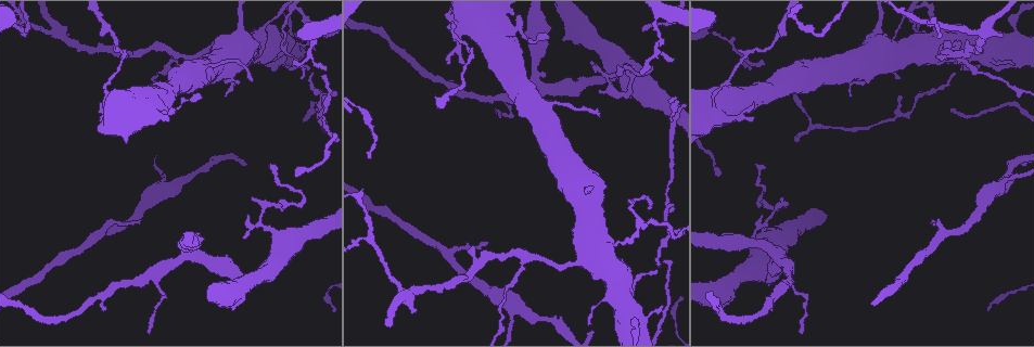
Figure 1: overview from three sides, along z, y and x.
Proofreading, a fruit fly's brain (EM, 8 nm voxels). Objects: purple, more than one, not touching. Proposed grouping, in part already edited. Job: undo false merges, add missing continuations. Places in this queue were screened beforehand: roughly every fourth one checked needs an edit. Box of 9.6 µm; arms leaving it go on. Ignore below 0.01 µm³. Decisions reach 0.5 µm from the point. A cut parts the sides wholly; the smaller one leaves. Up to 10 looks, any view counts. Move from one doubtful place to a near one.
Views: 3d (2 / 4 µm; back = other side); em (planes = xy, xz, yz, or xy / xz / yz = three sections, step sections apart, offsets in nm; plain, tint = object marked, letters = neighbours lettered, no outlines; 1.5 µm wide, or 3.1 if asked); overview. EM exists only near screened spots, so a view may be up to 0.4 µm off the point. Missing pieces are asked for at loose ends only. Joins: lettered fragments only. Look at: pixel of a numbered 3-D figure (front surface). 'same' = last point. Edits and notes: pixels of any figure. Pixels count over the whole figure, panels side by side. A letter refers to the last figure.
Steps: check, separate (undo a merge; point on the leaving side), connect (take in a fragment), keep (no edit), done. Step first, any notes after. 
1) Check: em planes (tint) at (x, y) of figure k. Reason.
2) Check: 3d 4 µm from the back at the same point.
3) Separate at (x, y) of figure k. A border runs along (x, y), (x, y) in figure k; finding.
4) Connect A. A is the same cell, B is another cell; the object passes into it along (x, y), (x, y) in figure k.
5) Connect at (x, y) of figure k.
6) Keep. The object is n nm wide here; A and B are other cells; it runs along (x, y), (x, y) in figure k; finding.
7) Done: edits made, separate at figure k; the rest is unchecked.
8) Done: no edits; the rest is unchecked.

Check: em planes (plain) at (471, 246) of figure 1. An open end.

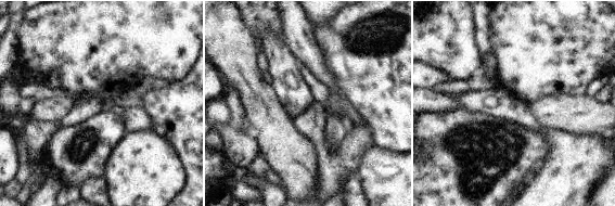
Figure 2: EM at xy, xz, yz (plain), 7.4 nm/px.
Check: em planes (letters) at the same point. What lies round it.

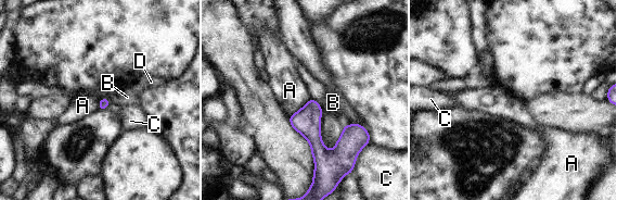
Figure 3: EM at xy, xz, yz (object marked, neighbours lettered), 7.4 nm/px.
Keep. The longest contact is with A, 200 nm; A, B, C and D are other cells; a border runs along (309, 98), (290, 116) in figure 3; none of them fits.

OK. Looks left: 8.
Check: em planes (plain) at (56, 32) of figure 1. Abrupt turn.

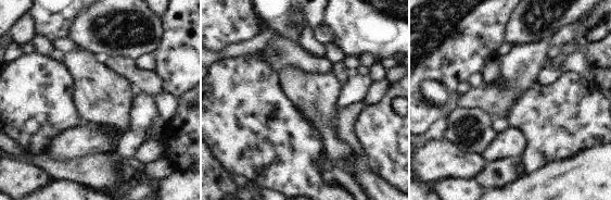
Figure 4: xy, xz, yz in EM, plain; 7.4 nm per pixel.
Check: em planes (tint) at the same point.

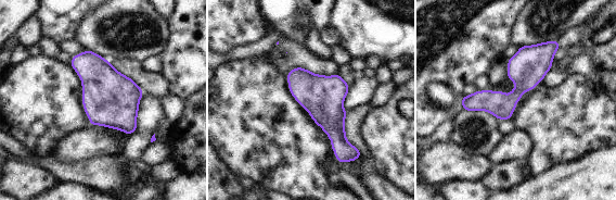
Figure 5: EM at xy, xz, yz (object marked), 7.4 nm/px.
Check: em planes (letters) at the same point. What lies round it.

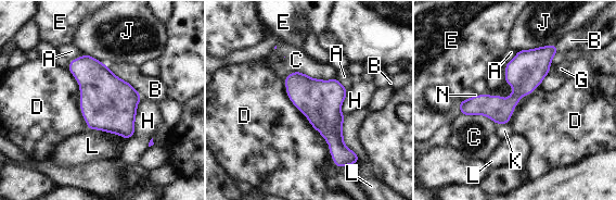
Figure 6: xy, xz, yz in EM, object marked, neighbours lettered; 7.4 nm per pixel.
Keep. The longest contact is with D, 600 nm; A, B, C, D, E, G, H, J, K, L and N are other cells; all the same neuron.

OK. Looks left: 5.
Check: 3d 4 µm at (584, 259) of figure 1. Thick turns thin.

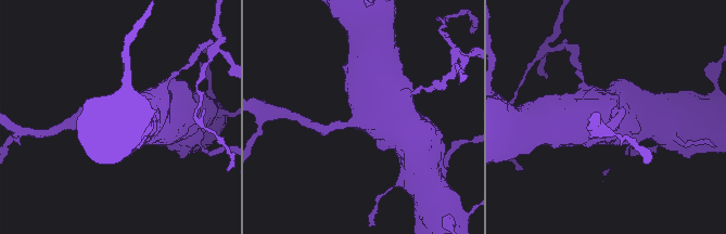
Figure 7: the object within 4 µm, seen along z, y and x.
Check: em planes (tint) at (363, 120) of figure 7.

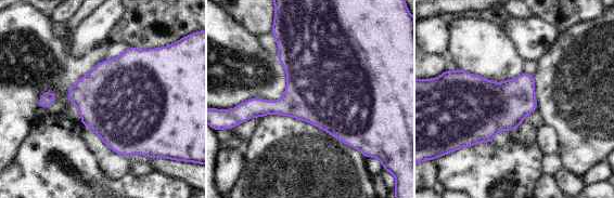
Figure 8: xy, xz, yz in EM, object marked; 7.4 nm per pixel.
Check: em planes (letters) at the same point.

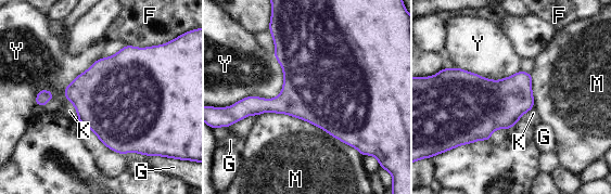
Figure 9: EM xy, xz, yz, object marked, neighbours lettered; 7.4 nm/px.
Keep. The object is 340 nm wide here; F, G, K, M and Y are other cells; a border runs along (257, 115), (300, 117), (359, 152) in figure 9; continuous, no second neuron.

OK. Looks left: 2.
Check: em yz step 4 (tint) at (518, 19) of figure 1. Closes a loop.

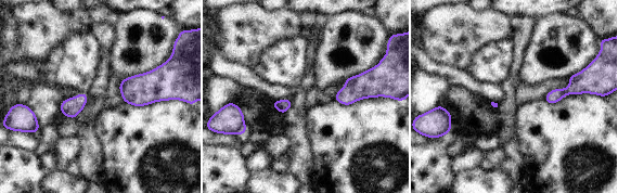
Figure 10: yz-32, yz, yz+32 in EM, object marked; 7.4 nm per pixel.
Check: em planes (letters) at the same point.

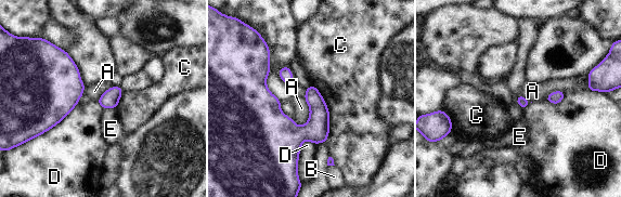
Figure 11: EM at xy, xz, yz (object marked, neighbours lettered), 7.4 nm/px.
Keep. A, B, C, D and E are other cells; a border runs along (311, 83), (327, 108), (326, 142) in figure 11; continuous, no second neuron.

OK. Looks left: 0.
Done: no edits; the rest is unchecked.

